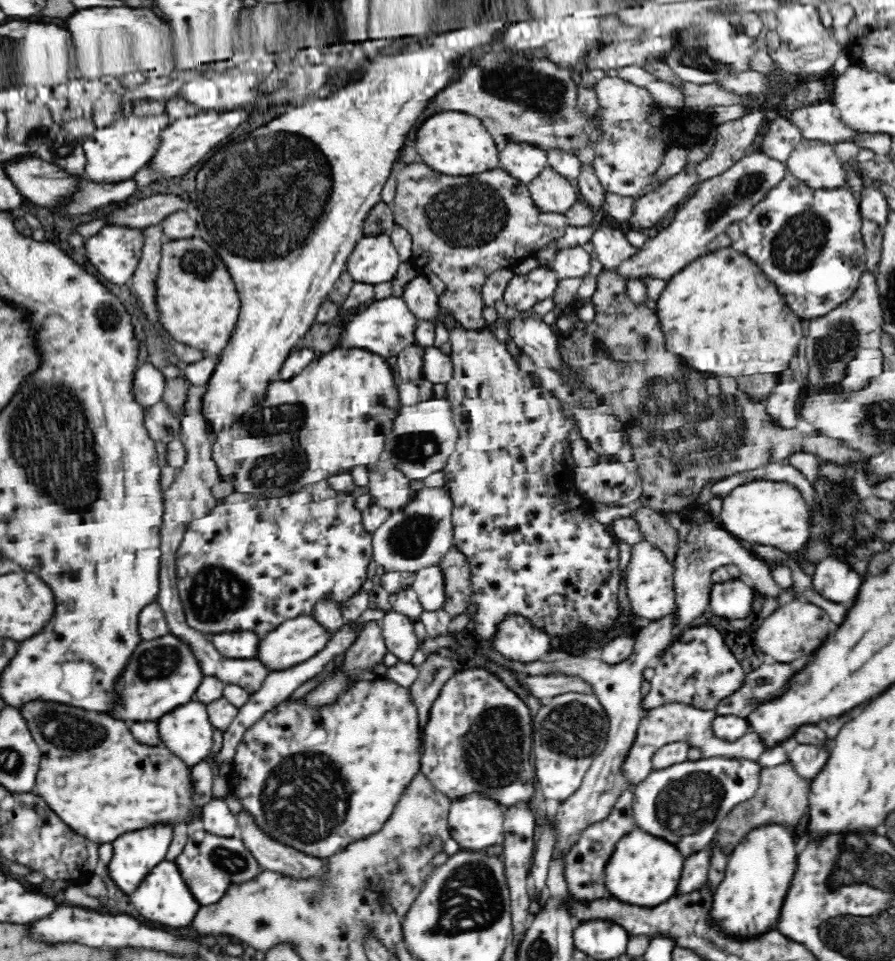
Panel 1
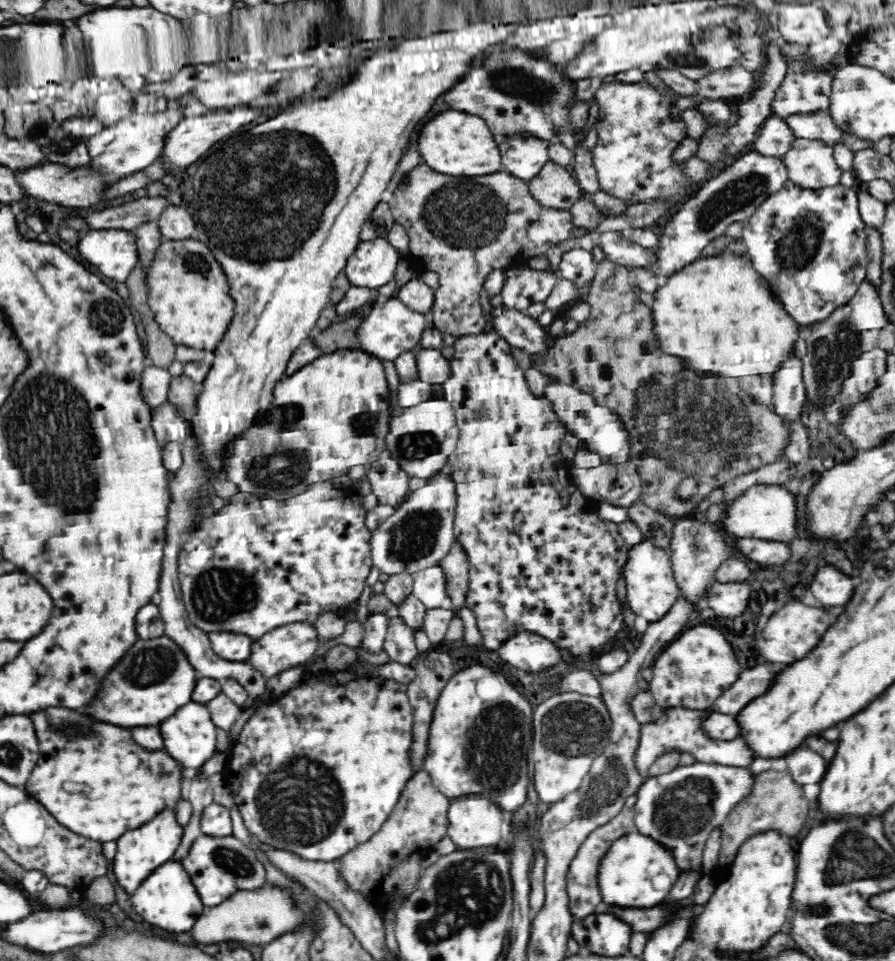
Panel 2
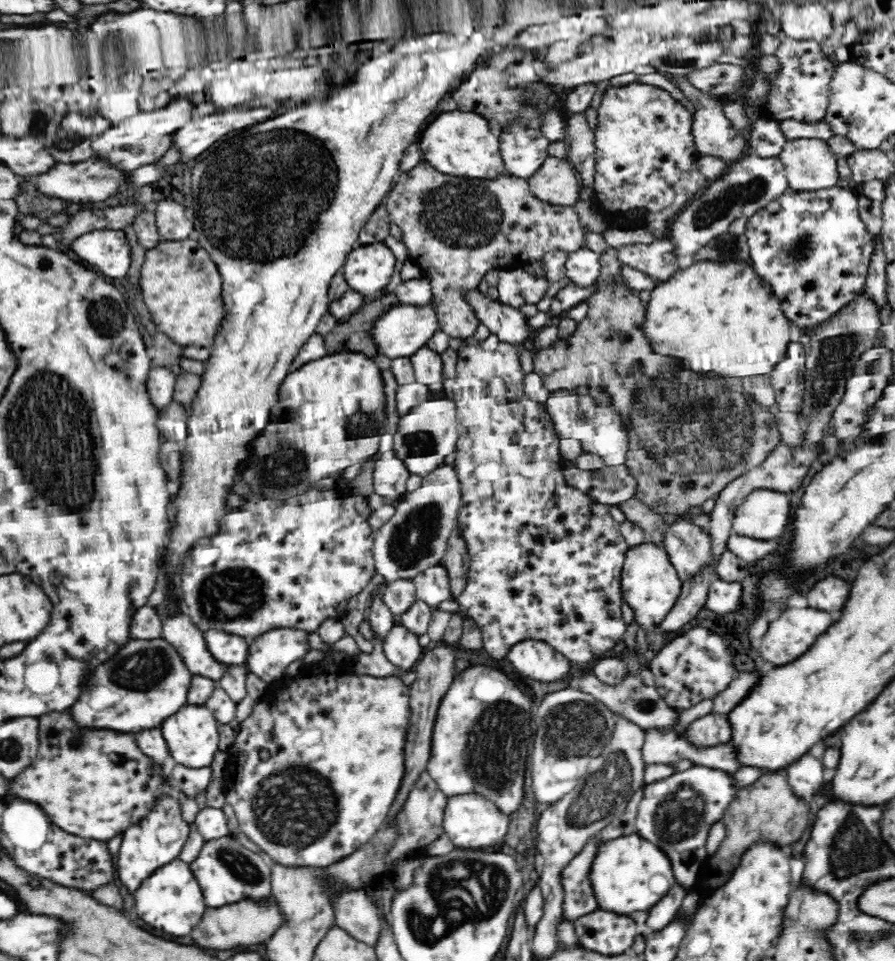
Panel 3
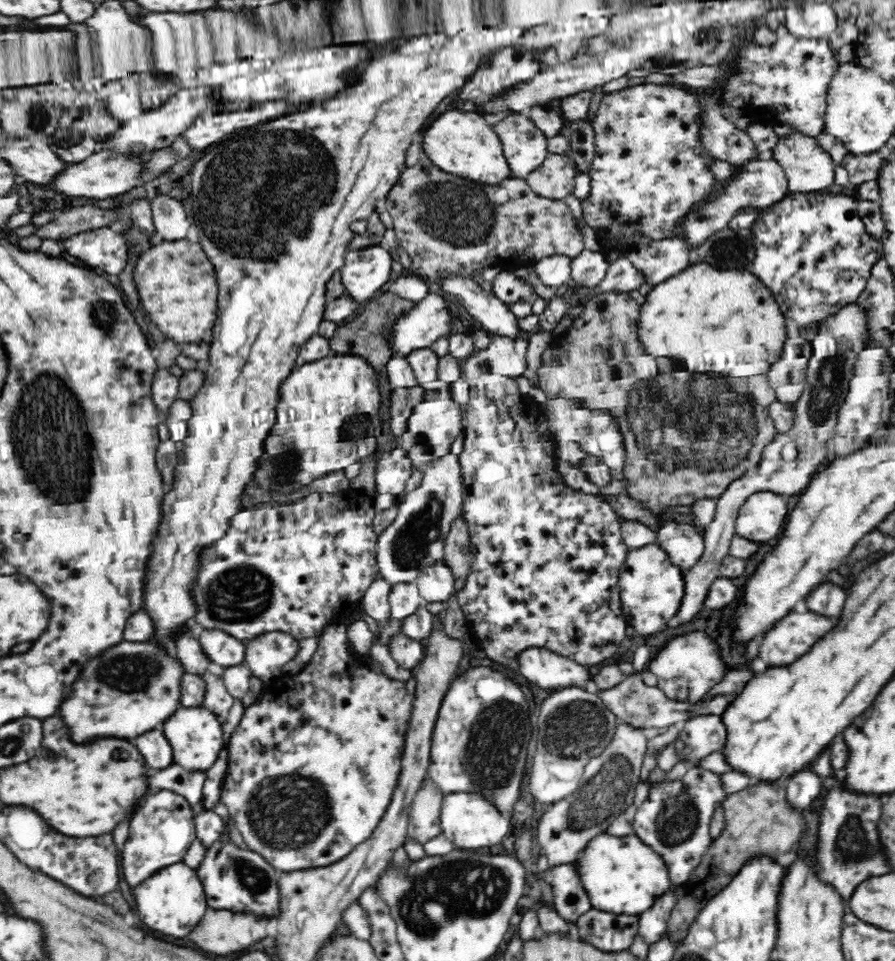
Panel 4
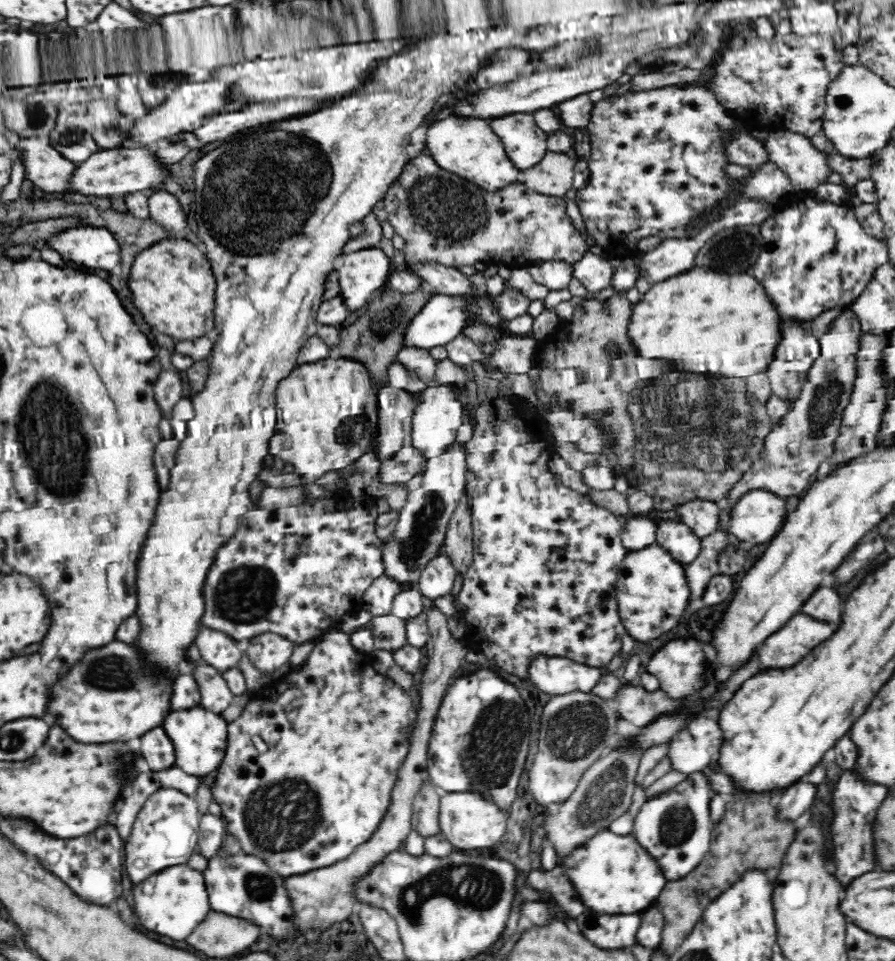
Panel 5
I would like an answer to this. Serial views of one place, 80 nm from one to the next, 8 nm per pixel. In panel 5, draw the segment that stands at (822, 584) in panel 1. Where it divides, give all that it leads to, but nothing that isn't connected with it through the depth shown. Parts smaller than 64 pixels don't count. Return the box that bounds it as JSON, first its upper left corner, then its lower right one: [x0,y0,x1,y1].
[802,584,842,624]

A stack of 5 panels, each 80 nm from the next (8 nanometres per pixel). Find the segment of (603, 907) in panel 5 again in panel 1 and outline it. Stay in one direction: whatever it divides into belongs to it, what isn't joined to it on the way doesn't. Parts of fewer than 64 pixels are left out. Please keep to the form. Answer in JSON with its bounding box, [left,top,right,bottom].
[605,828,683,906]

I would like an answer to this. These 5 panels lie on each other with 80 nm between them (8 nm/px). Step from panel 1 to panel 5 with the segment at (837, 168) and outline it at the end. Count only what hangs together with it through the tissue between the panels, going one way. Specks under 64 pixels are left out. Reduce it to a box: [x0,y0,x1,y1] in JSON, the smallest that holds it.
[763,131,830,191]

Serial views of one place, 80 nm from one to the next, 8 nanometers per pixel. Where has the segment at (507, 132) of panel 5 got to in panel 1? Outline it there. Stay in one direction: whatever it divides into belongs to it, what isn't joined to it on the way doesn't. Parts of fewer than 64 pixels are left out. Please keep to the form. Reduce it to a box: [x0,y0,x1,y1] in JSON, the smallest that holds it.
[499,143,547,184]

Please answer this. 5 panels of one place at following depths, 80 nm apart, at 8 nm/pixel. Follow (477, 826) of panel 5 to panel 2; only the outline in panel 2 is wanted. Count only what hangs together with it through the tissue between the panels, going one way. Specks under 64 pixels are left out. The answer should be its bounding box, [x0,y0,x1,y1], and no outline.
[447,794,504,850]

